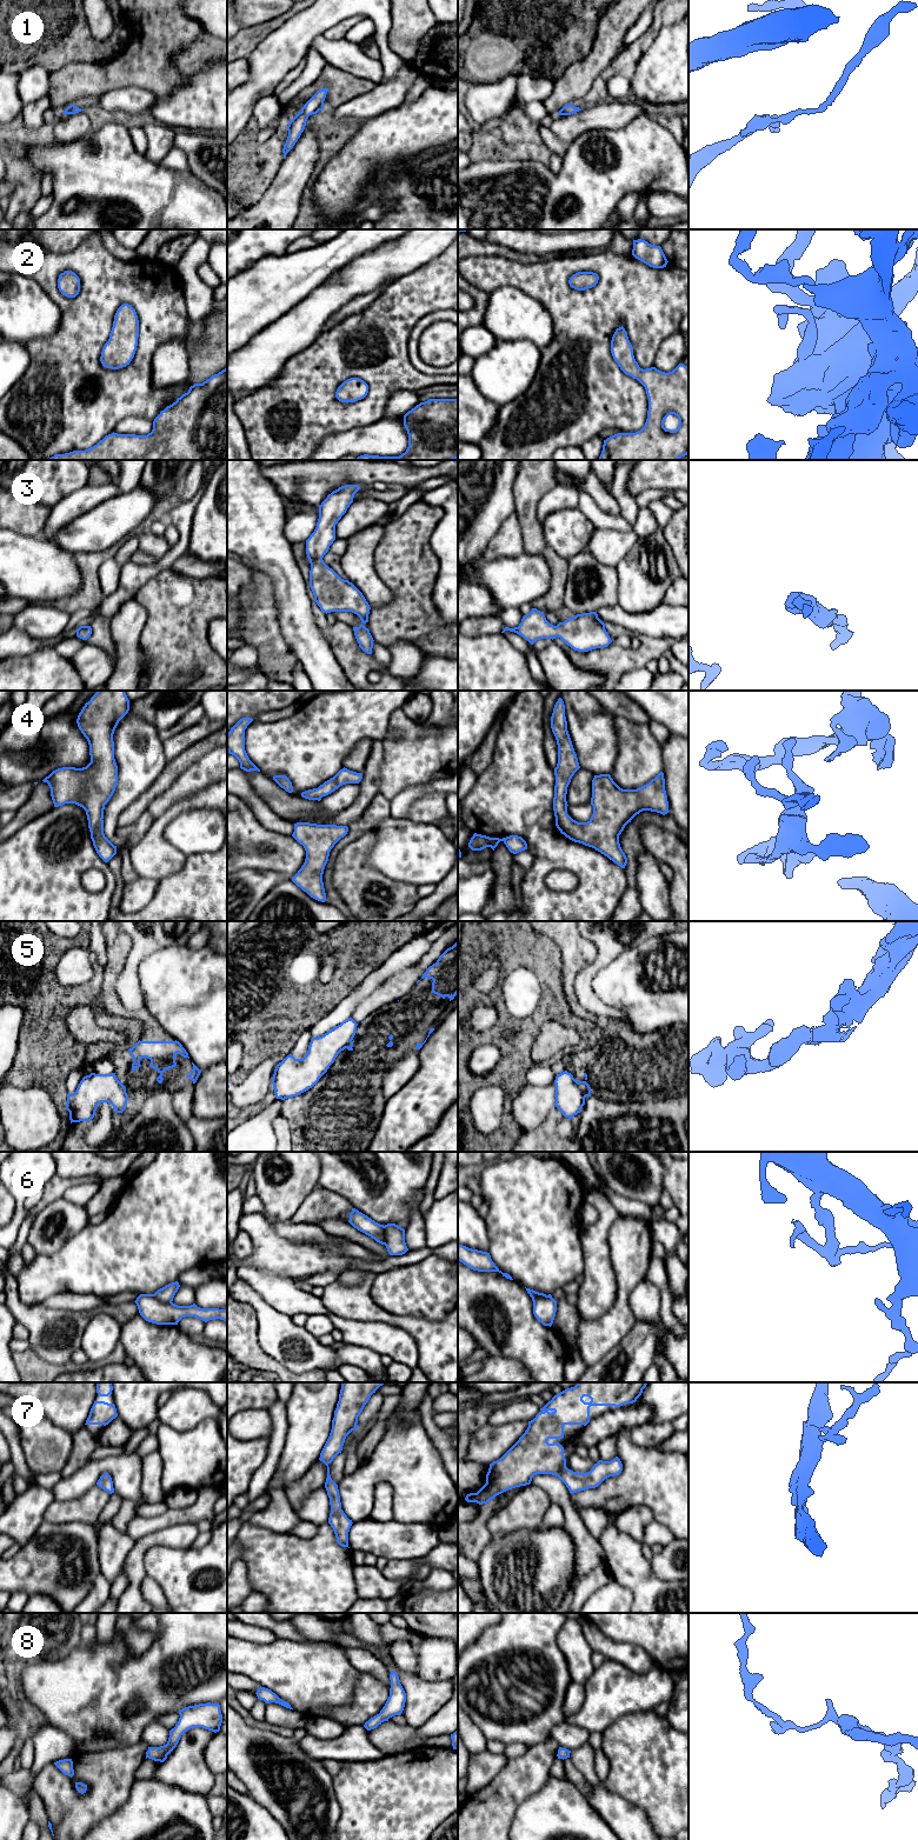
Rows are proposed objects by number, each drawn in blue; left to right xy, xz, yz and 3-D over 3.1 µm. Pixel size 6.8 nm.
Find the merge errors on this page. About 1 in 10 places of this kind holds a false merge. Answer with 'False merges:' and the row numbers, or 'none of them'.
False merges: 5, 6

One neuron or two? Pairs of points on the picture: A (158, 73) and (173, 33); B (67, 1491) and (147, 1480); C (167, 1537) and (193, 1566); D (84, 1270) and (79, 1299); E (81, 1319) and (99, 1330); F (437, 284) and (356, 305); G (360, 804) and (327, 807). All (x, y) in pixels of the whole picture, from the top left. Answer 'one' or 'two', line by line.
A: one
B: two
C: two
D: two
E: two
F: two
G: two

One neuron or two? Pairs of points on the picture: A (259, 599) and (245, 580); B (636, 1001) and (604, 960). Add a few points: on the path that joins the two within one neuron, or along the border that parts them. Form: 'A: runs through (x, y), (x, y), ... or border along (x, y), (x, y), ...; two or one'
A: runs through (254, 594), (246, 585); one
B: border along (630, 948), (594, 974), (591, 980), (592, 988); two

